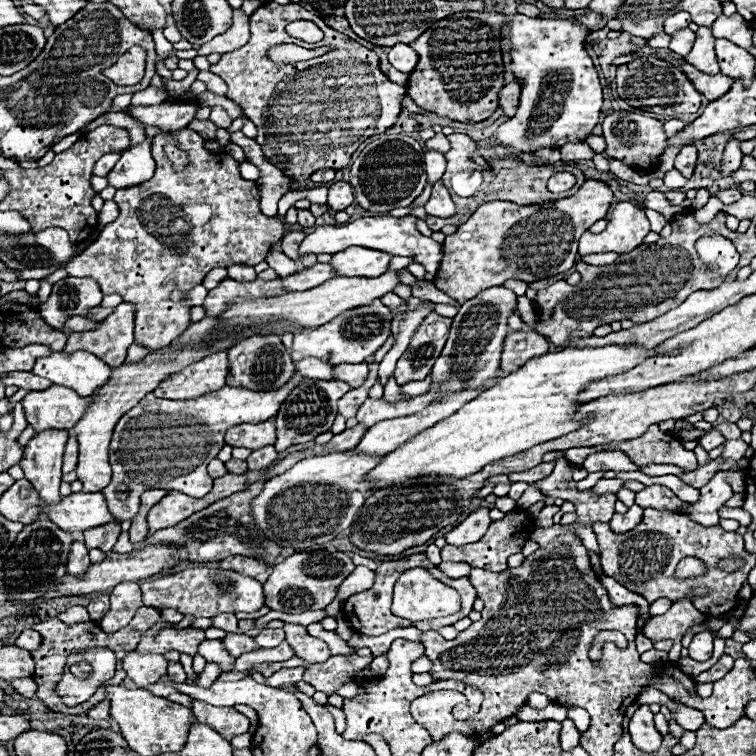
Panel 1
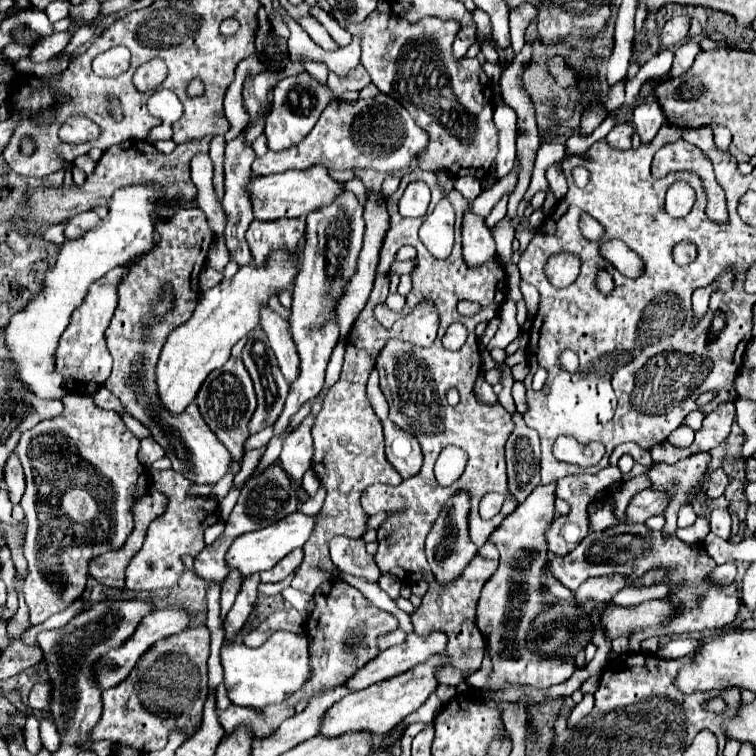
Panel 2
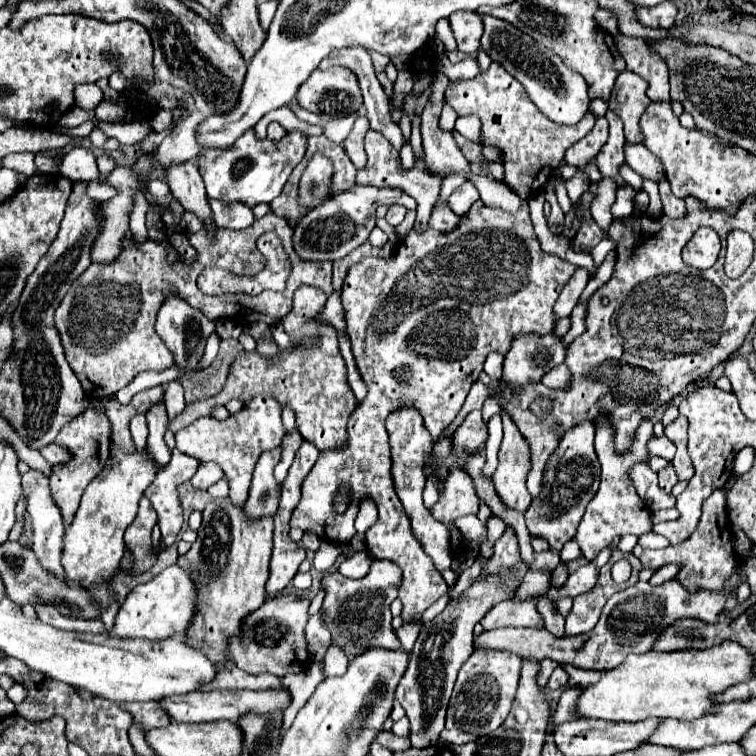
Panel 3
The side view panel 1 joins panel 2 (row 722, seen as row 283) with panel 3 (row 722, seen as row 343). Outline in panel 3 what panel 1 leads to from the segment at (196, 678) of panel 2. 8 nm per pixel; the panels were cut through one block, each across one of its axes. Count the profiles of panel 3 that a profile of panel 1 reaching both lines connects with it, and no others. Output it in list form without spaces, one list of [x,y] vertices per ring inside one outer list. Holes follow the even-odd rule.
[[[154,700],[154,702],[142,702],[142,704],[120,702],[118,706],[124,708],[124,710],[128,710],[128,712],[132,712],[134,722],[140,724],[144,728],[144,732],[148,732],[152,728],[164,728],[164,726],[168,726],[172,722],[170,714],[160,706],[158,700]]]

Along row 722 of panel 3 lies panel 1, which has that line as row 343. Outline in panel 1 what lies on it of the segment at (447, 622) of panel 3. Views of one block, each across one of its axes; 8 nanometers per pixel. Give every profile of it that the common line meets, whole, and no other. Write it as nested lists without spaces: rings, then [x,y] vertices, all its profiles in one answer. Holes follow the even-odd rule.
[[[432,312],[418,326],[408,350],[400,356],[398,366],[394,370],[394,378],[400,386],[412,380],[424,380],[430,374],[434,360],[440,356],[442,344],[446,342],[450,324],[452,318],[444,318]]]

